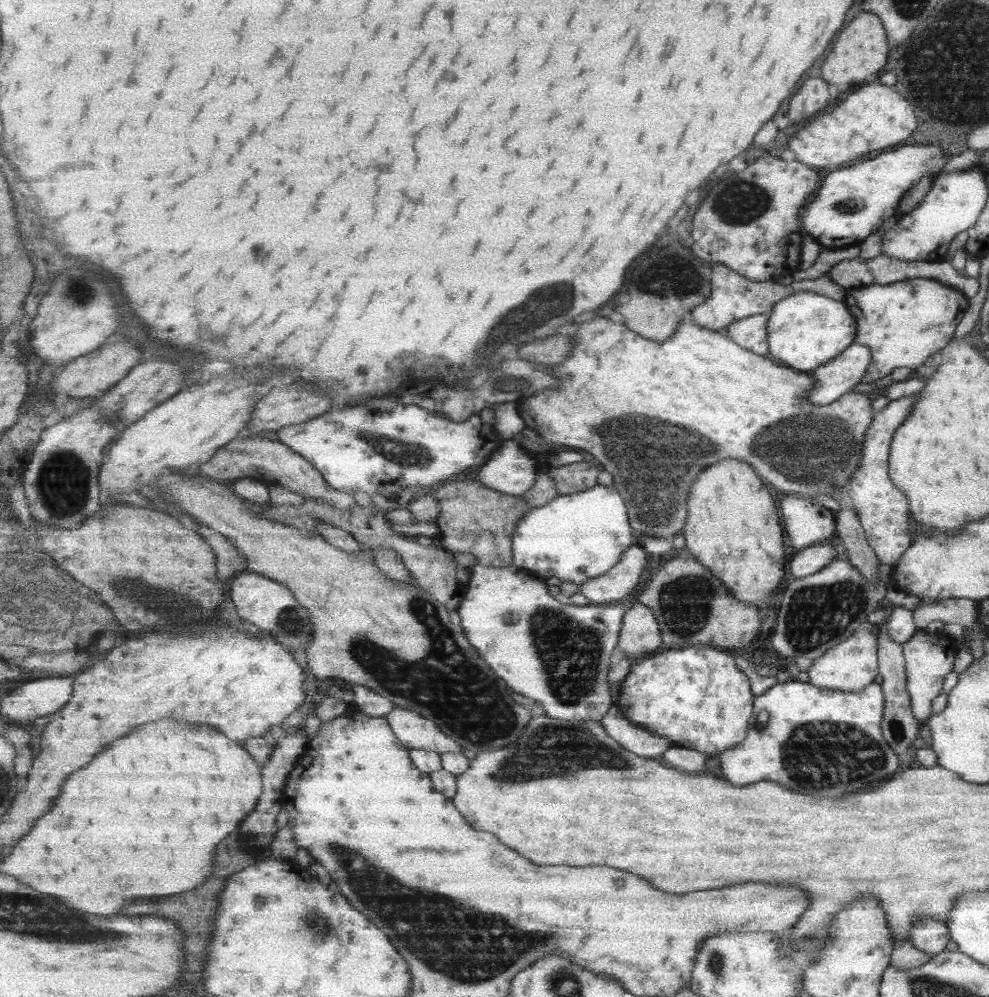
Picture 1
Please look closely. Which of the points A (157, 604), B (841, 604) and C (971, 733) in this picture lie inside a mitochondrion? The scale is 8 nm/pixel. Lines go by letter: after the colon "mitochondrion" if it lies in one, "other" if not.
A: mitochondrion
B: mitochondrion
C: other

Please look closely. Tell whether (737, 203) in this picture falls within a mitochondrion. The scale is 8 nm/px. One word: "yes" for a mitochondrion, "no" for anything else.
yes

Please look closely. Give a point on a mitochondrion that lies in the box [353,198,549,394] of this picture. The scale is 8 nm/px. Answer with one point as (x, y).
(501, 381)

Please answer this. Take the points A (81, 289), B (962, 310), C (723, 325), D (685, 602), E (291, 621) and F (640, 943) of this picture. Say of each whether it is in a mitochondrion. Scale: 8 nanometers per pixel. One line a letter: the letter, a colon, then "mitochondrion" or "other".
A: mitochondrion
B: other
C: other
D: mitochondrion
E: mitochondrion
F: other

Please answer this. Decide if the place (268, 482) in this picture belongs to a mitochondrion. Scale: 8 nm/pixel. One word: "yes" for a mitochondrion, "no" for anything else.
no

